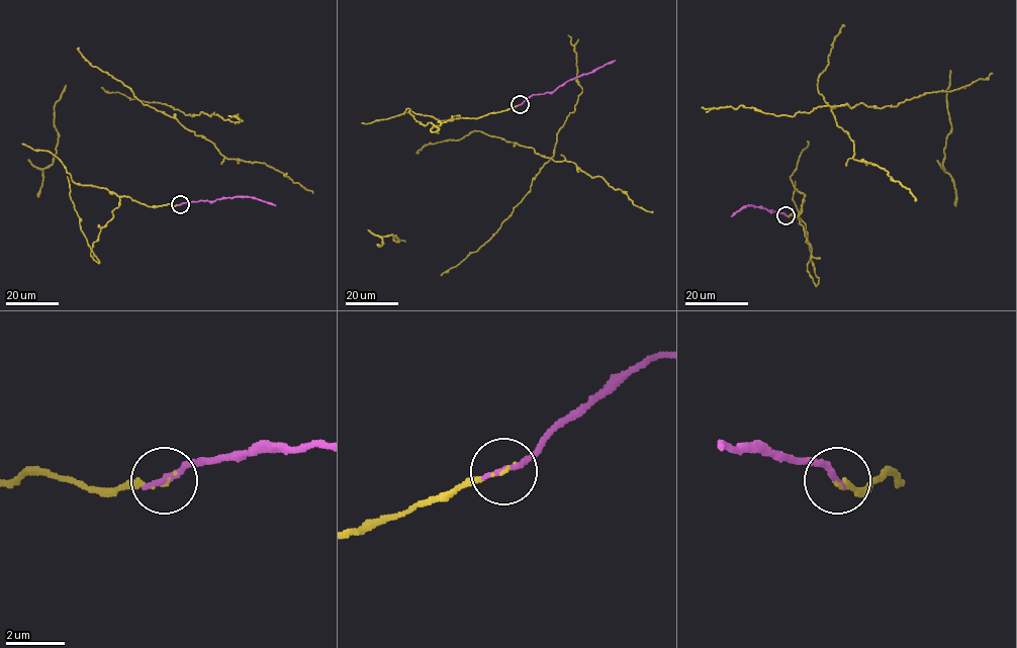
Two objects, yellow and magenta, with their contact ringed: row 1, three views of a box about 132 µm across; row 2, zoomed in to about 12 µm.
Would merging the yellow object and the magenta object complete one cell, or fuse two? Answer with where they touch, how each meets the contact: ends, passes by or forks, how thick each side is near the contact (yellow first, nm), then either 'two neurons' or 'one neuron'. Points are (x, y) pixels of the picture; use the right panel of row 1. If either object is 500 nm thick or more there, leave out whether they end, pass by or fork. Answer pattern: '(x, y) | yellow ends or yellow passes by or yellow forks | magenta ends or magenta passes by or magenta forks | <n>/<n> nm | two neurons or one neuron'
(786, 215) | yellow ends | magenta ends | 70/240 nm | one neuron

